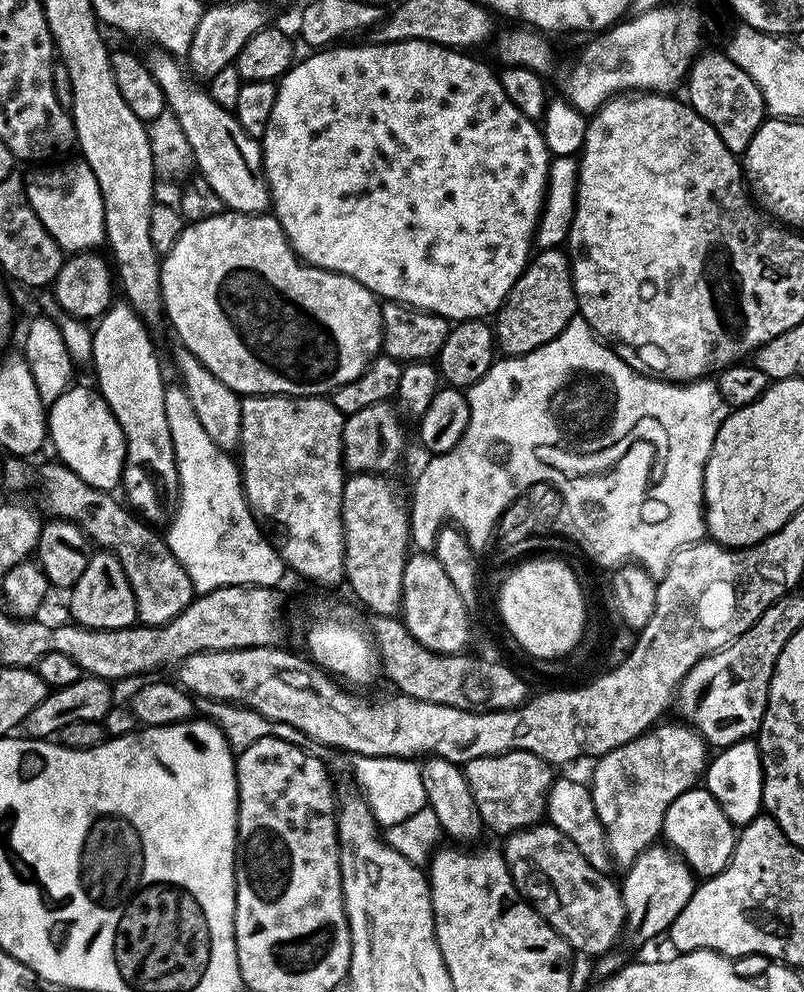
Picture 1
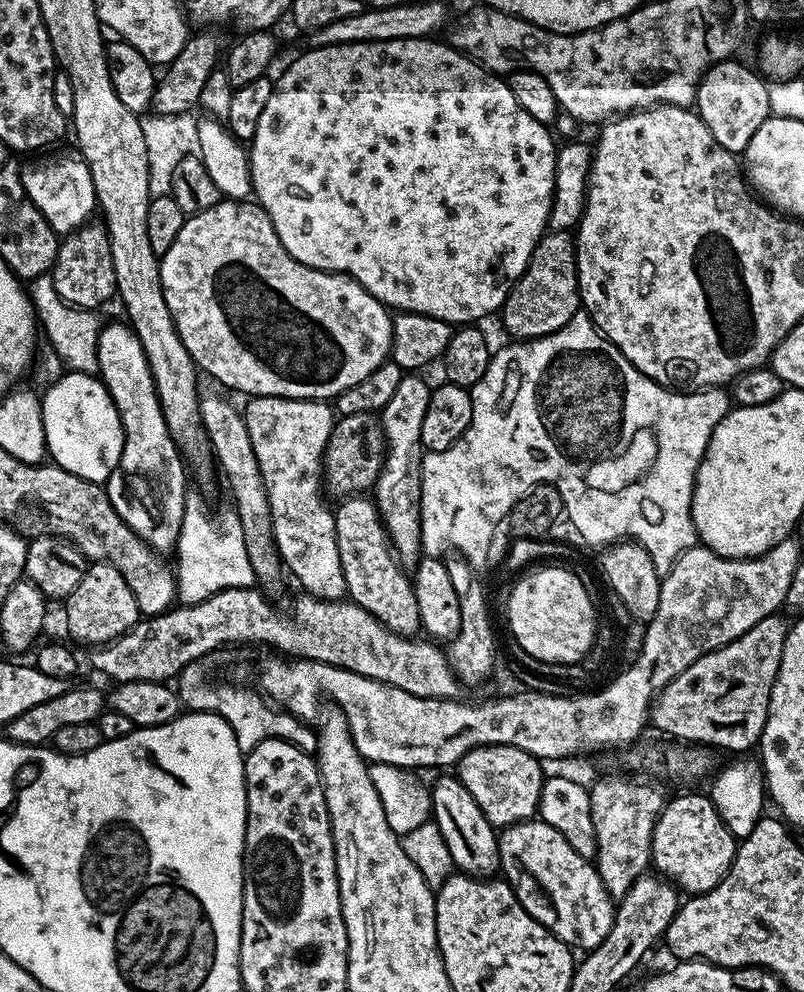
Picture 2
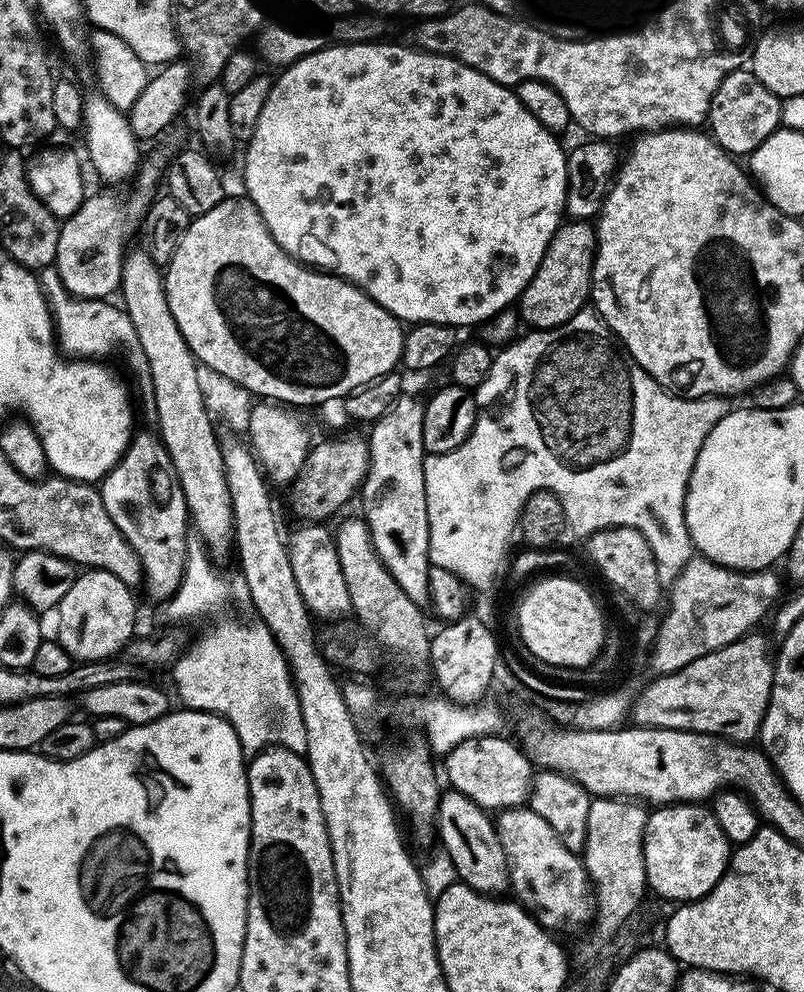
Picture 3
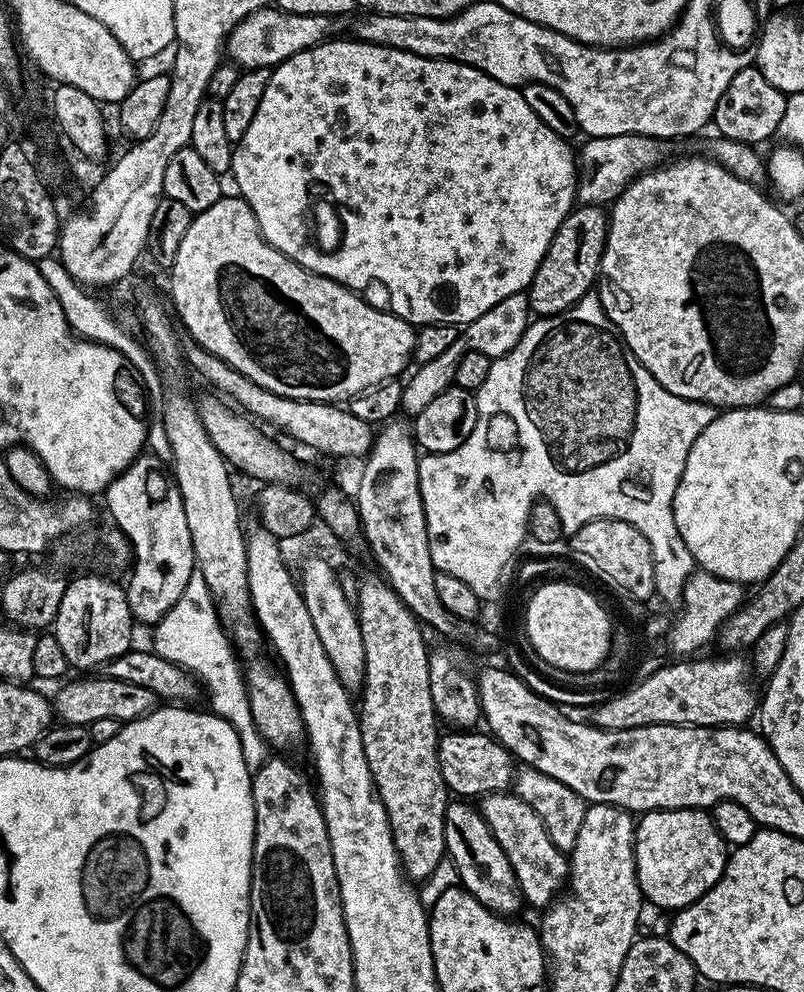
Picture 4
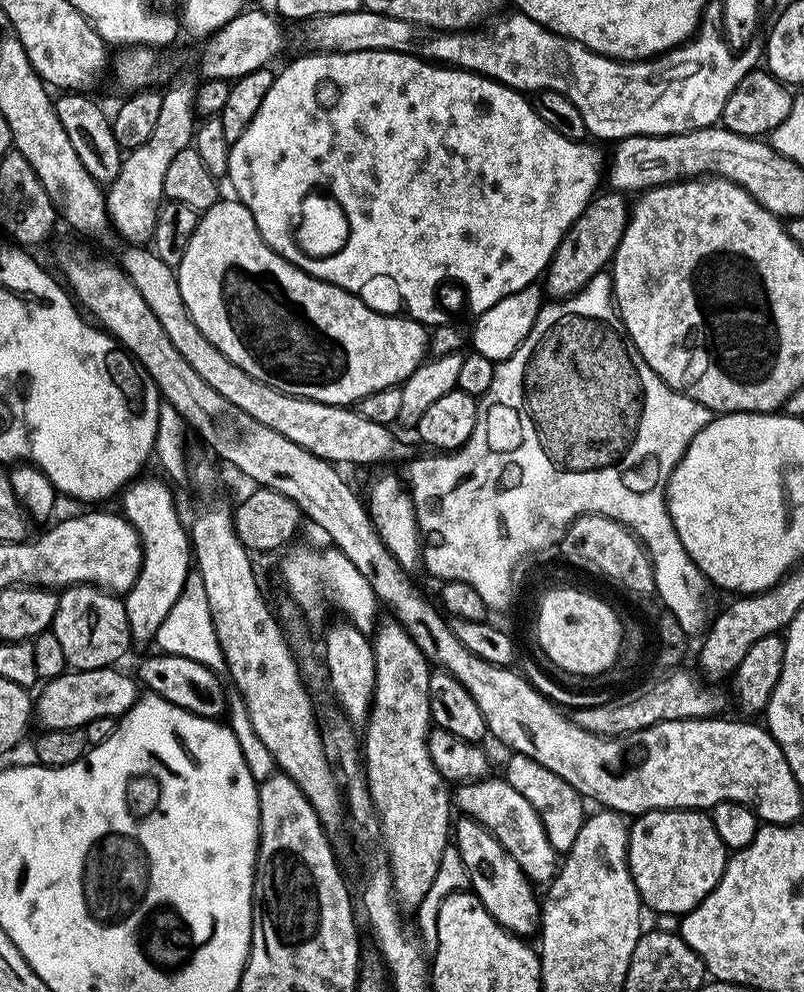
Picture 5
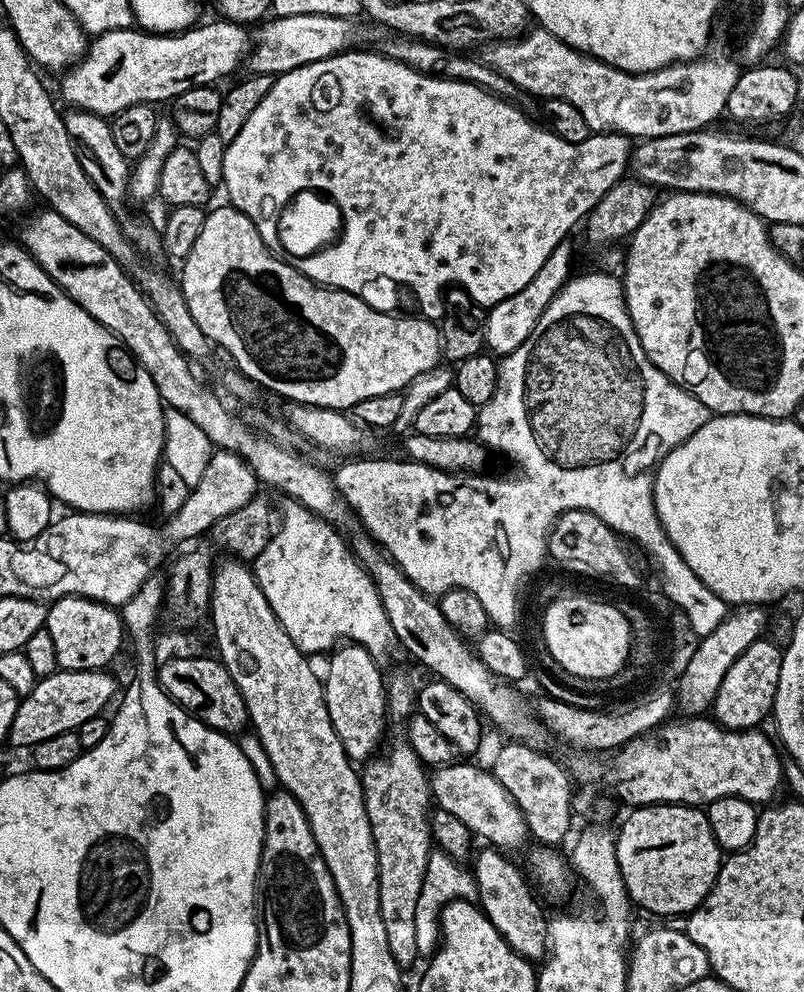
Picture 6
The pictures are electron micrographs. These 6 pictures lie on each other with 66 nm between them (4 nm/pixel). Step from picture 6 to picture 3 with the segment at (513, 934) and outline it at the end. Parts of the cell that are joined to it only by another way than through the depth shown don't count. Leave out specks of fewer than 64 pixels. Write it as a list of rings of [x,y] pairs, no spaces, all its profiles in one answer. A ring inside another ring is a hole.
[[[445,791],[440,798],[436,815],[436,832],[441,840],[442,851],[454,862],[457,877],[474,891],[500,894],[509,887],[508,859],[502,850],[502,842],[496,833],[493,817],[480,808],[466,794]]]

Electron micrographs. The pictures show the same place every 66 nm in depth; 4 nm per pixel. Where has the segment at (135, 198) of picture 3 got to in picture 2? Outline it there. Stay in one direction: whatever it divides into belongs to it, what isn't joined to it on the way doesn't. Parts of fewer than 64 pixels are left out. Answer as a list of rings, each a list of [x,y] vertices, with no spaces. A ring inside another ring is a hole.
[[[92,222],[83,228],[69,232],[59,241],[56,264],[50,271],[58,294],[75,308],[99,309],[108,299],[116,296],[114,262],[110,258],[108,229],[103,223]]]

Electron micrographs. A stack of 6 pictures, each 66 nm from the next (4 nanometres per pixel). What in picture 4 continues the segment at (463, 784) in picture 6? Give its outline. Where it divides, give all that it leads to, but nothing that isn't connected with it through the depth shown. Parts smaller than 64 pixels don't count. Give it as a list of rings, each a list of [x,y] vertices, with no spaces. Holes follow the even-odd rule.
[[[512,790],[490,792],[479,801],[478,807],[494,838],[498,838],[498,846],[502,846],[502,850],[510,858],[510,866],[518,878],[523,899],[527,903],[529,900],[536,908],[541,907],[540,909],[551,905],[569,879],[570,860],[558,850],[558,846],[554,846],[538,814],[530,810],[530,806],[526,806],[526,802],[522,802],[522,798]]]

